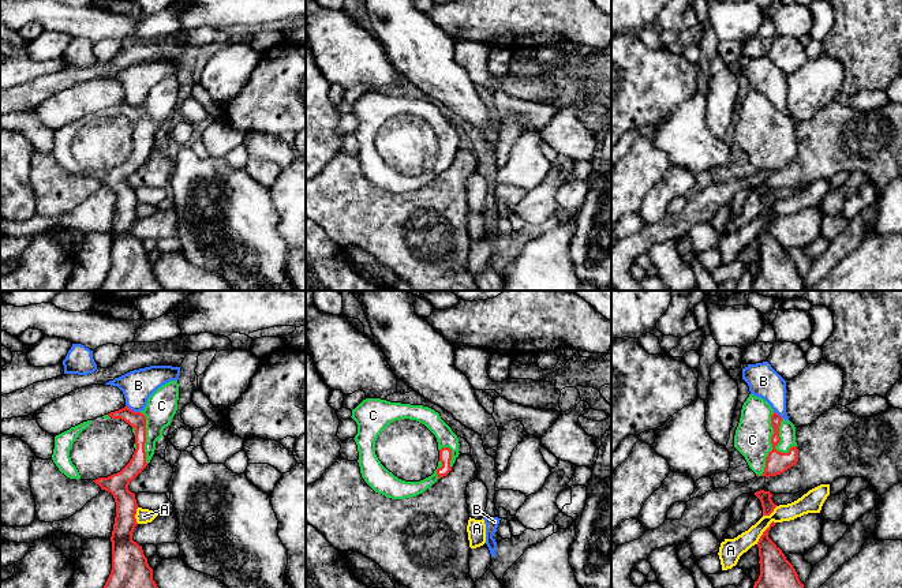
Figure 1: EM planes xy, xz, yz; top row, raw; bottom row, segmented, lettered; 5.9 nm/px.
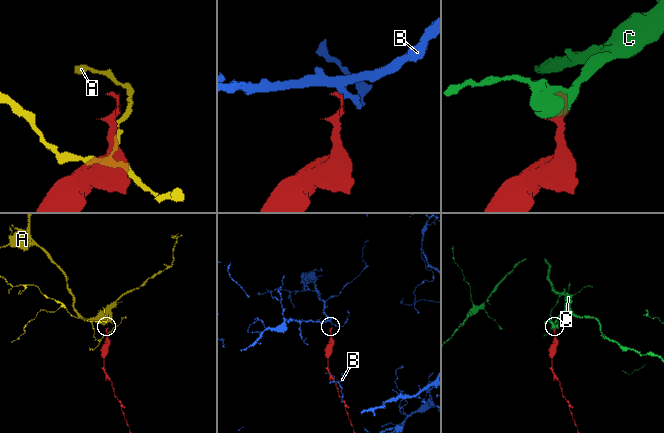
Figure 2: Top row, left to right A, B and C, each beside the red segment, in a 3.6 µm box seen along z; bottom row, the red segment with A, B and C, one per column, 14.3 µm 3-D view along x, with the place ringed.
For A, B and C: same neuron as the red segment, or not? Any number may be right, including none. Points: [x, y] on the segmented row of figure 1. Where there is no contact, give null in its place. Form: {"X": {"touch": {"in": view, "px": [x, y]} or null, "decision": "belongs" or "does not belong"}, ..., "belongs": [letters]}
{"A": {"touch": {"in": "yz", "px": [764, 531]}, "decision": "does not belong"}, "B": {"touch": {"in": "xy", "px": [131, 409]}, "decision": "does not belong"}, "C": {"touch": {"in": "yz", "px": [773, 446]}, "decision": "belongs"}, "belongs": ["C"]}

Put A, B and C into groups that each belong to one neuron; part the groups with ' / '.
A / B / C

